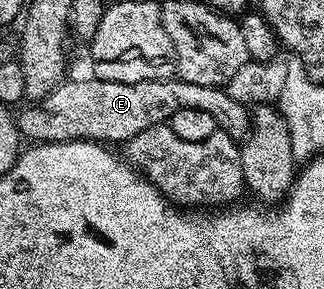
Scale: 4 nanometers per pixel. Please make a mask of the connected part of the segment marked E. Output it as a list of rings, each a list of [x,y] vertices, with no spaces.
[[[94,78],[70,80],[58,84],[45,98],[28,103],[28,108],[18,109],[19,135],[24,141],[56,144],[66,140],[93,140],[119,146],[141,134],[141,130],[167,124],[179,108],[205,110],[205,114],[213,114],[216,129],[229,134],[229,138],[237,142],[246,140],[251,130],[248,105],[237,102],[237,98],[229,98],[223,88],[197,86],[178,78],[145,82],[109,82]]]

